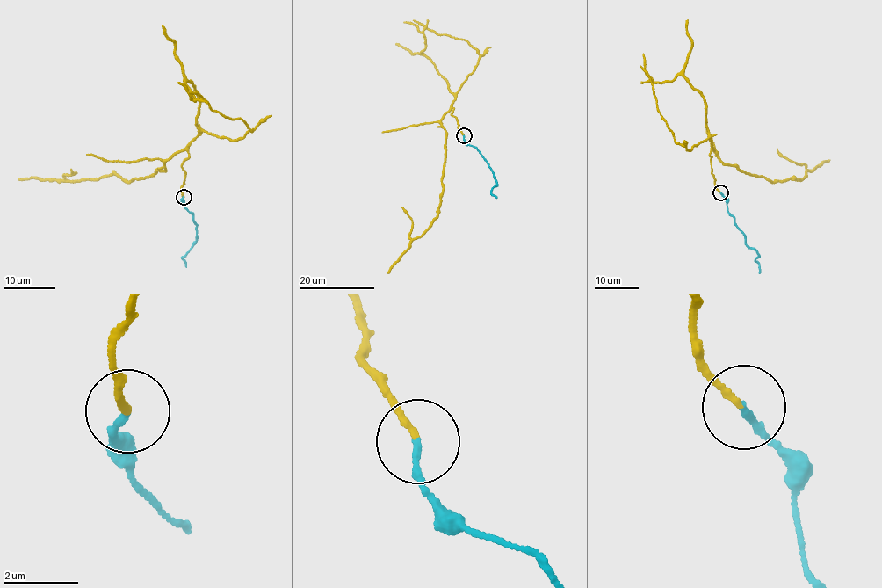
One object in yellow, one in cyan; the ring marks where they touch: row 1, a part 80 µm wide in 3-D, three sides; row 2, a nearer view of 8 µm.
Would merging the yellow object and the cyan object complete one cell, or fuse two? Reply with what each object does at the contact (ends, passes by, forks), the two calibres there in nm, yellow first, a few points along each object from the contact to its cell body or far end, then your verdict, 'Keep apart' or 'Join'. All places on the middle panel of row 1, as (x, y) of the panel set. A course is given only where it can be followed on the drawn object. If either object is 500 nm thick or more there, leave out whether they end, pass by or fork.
At the ring yellow ends. At the ring cyan ends. Thickness 150 nm (yellow) against 160 nm. Course of yellow: (464, 135), (451, 108), (441, 121), (446, 133), (446, 156), (438, 212), (387, 272). Course of cyan: (464, 135), (466, 143), (475, 147), (488, 164), (496, 185), (491, 192), (497, 197). Join

